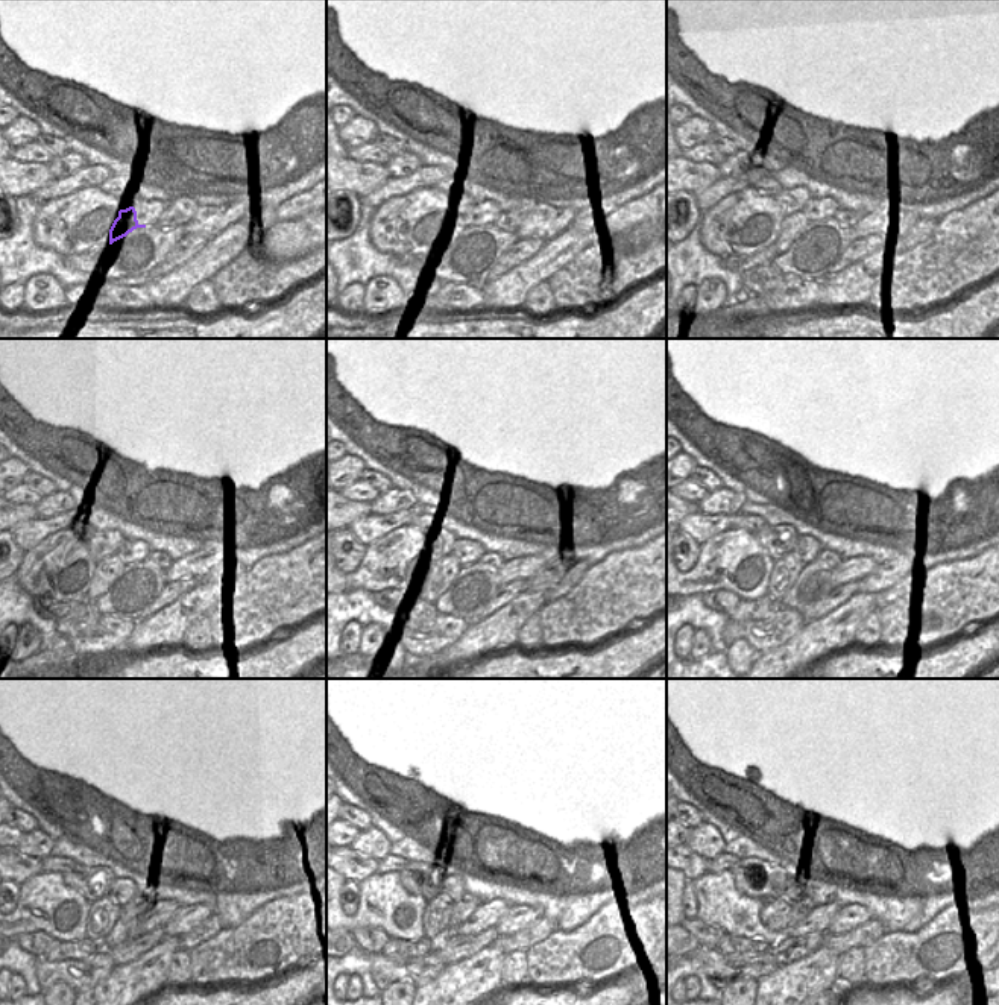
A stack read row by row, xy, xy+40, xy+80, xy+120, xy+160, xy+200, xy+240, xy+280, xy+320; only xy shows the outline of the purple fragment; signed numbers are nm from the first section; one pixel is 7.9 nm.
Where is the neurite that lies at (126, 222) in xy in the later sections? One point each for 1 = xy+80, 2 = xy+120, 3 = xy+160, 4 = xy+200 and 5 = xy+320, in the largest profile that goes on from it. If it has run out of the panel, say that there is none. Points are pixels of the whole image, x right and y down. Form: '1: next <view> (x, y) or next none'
1: next xy+80 (793, 225)
2: next xy+120 (108, 570)
3: next xy+160 (447, 568)
4: next xy+200 (787, 570)
5: next xy+320 (775, 914)

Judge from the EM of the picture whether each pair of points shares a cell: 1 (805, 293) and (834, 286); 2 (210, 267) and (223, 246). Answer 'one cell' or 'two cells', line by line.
1: two cells
2: one cell

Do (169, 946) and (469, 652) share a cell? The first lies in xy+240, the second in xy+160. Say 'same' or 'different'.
same

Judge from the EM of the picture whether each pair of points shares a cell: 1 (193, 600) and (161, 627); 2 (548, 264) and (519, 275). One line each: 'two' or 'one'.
1: one
2: one

